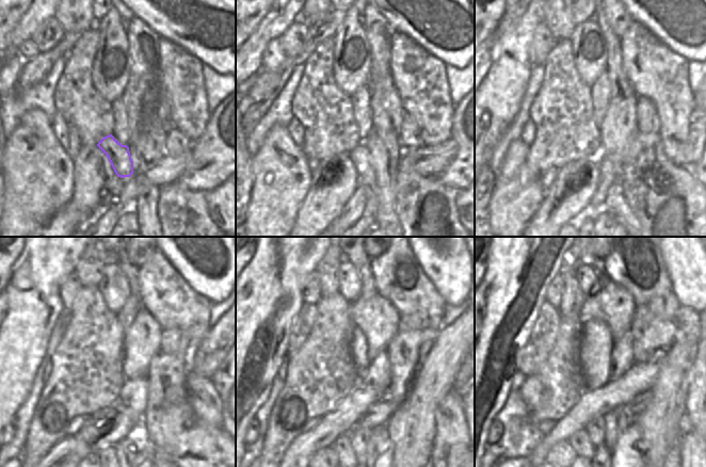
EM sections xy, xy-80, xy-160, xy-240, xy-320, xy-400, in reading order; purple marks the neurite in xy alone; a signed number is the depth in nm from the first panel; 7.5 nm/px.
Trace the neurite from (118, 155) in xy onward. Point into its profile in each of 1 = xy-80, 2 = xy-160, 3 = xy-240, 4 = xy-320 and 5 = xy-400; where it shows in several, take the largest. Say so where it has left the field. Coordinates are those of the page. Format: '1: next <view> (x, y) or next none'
1: next xy-80 (359, 157)
2: next xy-160 (614, 204)
3: next xy-240 (147, 448)
4: next none
5: next none

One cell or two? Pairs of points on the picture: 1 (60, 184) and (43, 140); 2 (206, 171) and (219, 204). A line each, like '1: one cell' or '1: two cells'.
1: one cell
2: two cells

